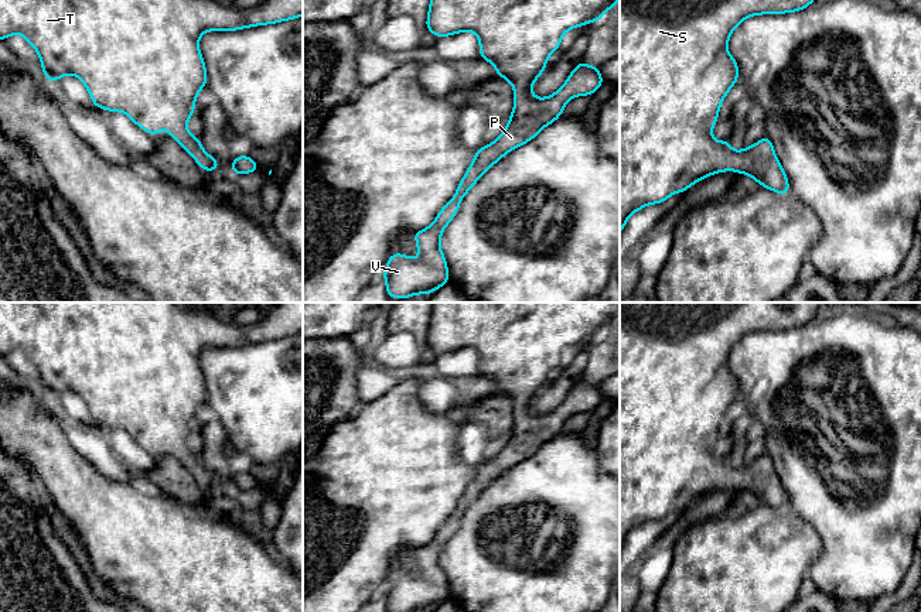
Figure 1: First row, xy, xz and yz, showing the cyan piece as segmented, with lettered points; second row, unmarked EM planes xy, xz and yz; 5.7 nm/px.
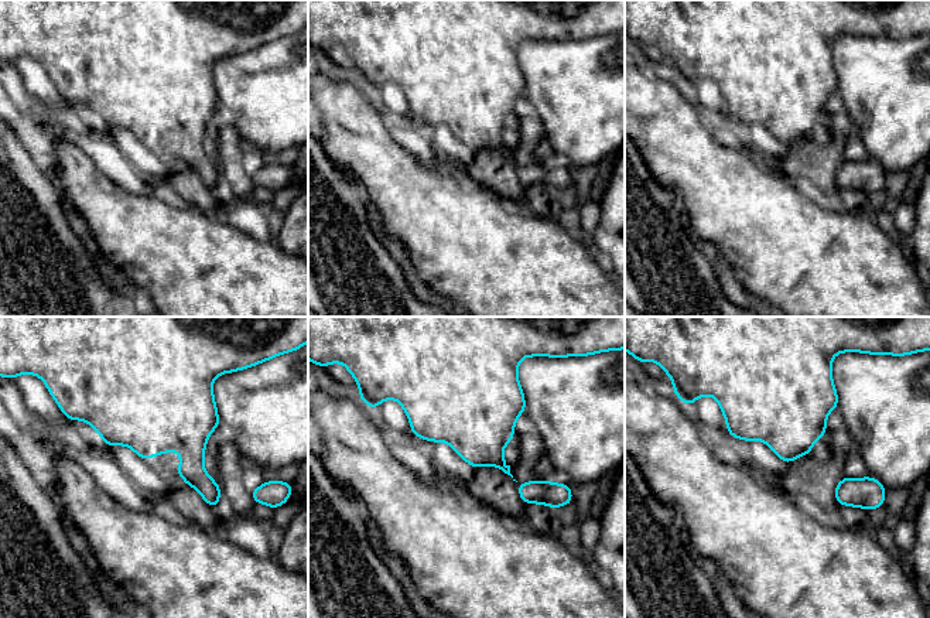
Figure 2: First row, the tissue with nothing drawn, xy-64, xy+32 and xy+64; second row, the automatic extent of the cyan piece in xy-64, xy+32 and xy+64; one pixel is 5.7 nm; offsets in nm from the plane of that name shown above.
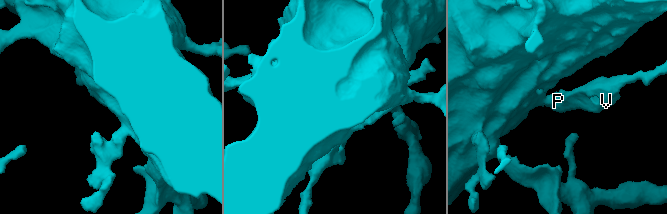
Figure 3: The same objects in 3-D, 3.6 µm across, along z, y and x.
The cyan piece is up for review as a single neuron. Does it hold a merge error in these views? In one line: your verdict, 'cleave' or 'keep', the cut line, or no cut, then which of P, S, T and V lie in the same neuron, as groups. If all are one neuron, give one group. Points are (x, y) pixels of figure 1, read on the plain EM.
keep; no cut; P S T V

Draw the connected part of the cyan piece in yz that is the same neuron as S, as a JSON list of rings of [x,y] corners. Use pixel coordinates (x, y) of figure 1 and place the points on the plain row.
[[[620,302],[620,551],[628,534],[651,520],[664,520],[672,510],[685,509],[697,498],[730,485],[747,490],[777,510],[789,512],[788,493],[785,492],[774,468],[772,457],[765,452],[751,464],[734,469],[730,458],[712,455],[712,444],[717,440],[720,421],[727,408],[738,397],[738,380],[727,367],[731,348],[747,334],[758,331],[782,331],[801,328],[811,322],[823,302]]]

